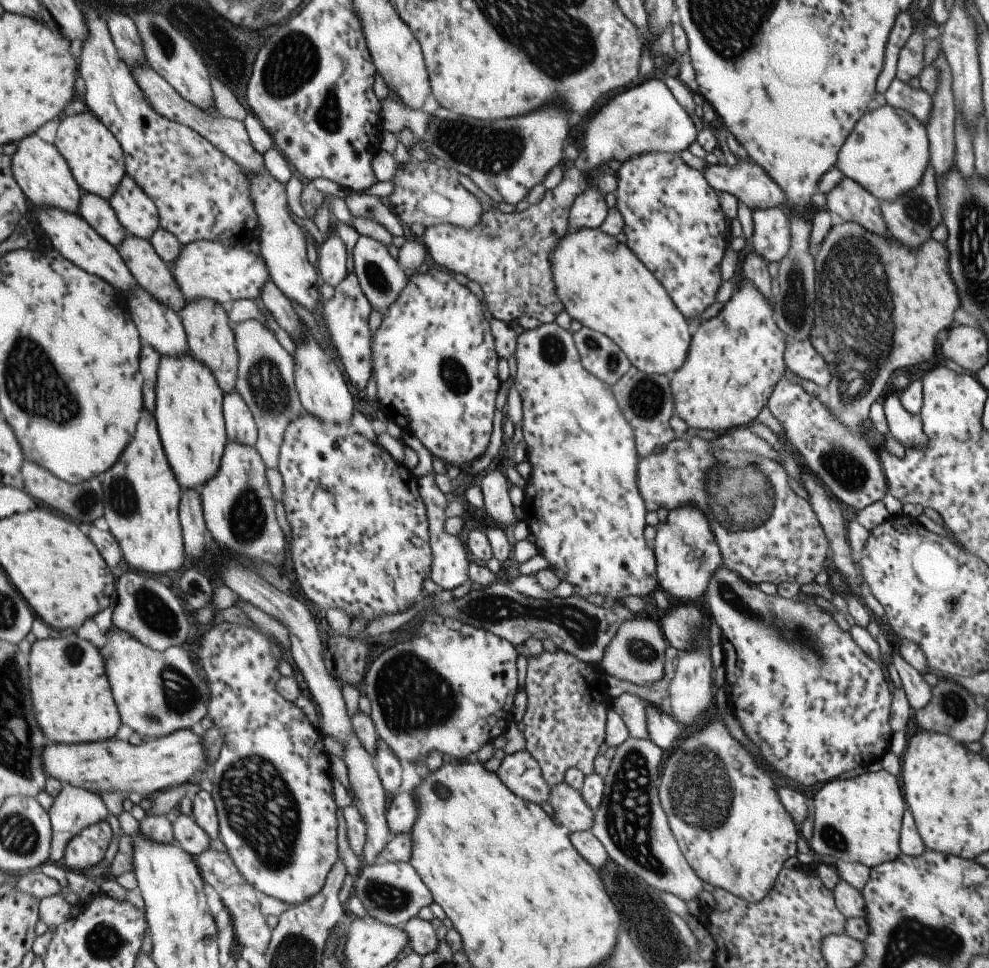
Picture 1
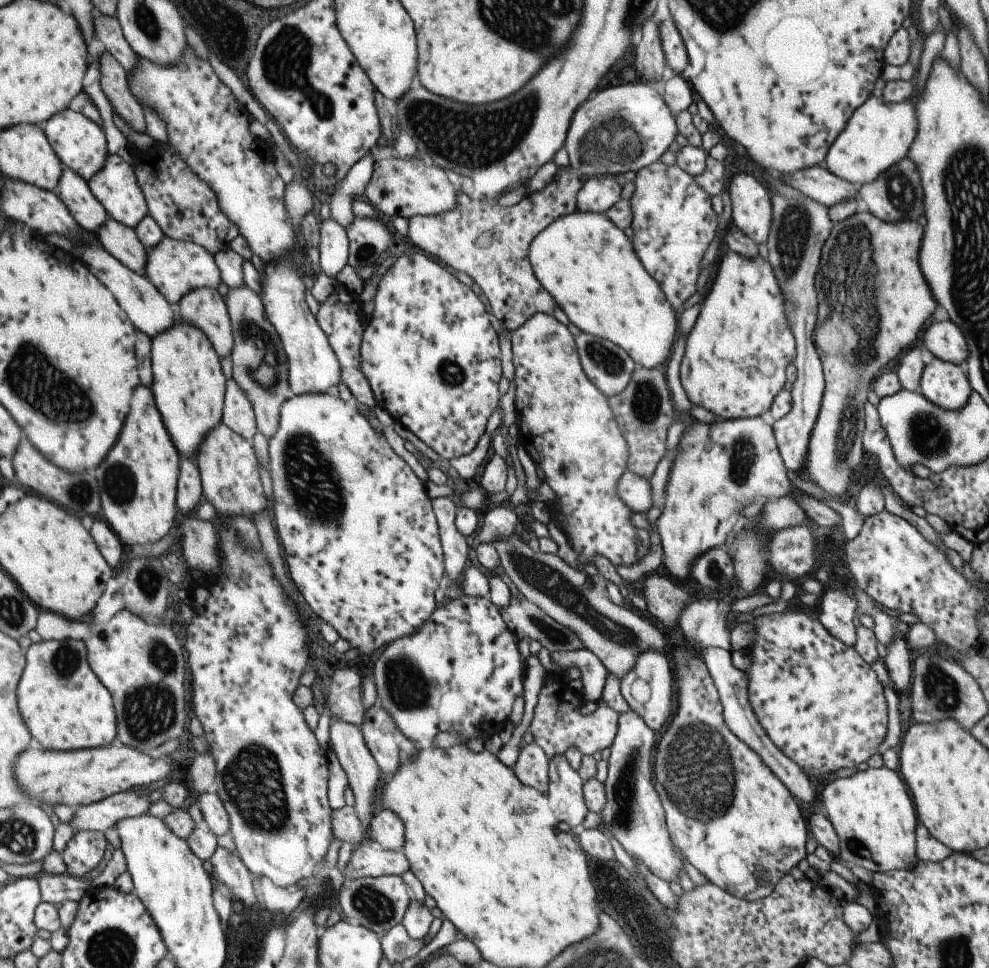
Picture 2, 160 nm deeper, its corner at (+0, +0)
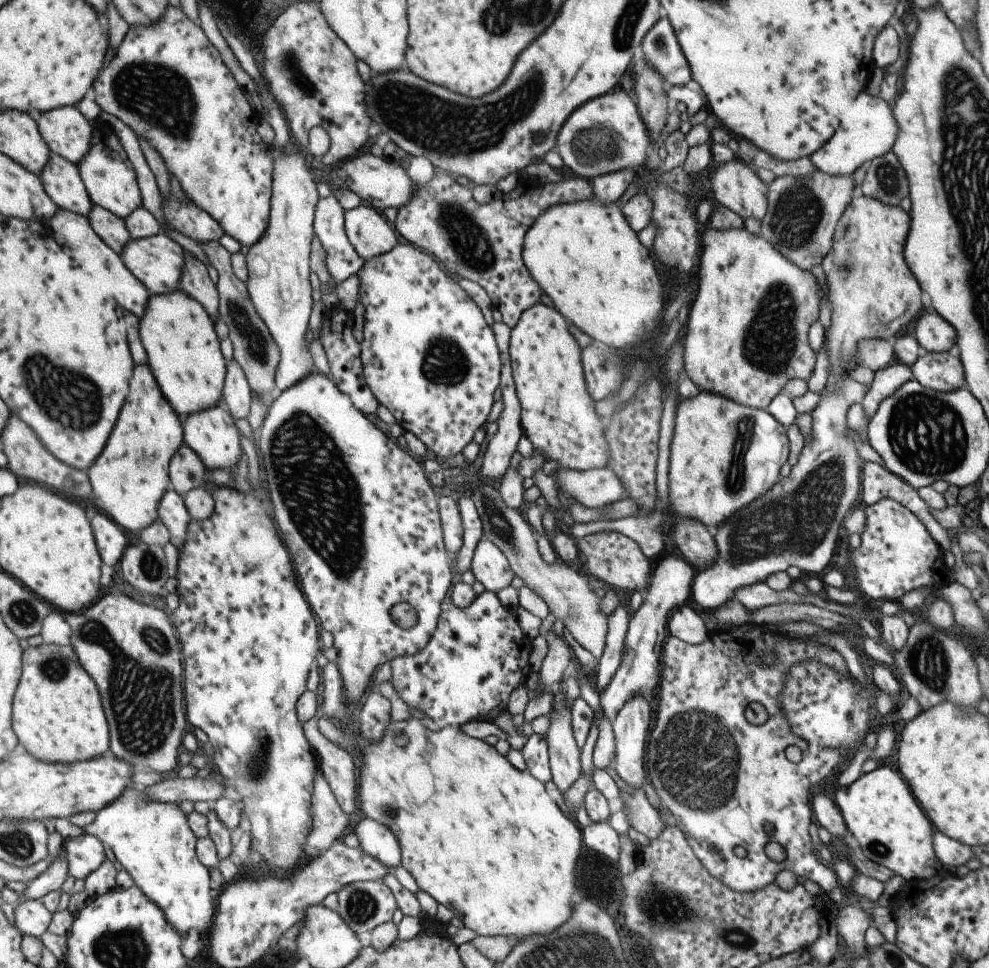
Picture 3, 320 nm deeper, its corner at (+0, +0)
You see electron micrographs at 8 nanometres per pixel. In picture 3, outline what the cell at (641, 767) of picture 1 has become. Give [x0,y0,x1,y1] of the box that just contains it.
[610,694,651,793]

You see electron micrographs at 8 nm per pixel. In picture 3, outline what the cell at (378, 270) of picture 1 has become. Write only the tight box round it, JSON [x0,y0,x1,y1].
[344,203,397,257]

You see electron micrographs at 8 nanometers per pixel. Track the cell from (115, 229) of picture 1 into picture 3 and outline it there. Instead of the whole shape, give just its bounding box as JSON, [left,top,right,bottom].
[40,153,95,218]

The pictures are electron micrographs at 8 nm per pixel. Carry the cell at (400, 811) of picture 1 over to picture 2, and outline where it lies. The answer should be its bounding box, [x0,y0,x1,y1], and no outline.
[367,809,404,851]

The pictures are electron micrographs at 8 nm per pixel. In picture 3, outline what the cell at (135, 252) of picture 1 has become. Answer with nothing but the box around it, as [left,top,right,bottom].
[88,205,133,256]

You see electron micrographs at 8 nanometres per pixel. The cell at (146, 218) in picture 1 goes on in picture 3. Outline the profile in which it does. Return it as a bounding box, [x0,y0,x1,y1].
[78,118,144,220]

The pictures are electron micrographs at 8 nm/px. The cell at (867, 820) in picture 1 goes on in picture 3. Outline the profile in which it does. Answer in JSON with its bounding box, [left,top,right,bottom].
[833,766,944,882]

